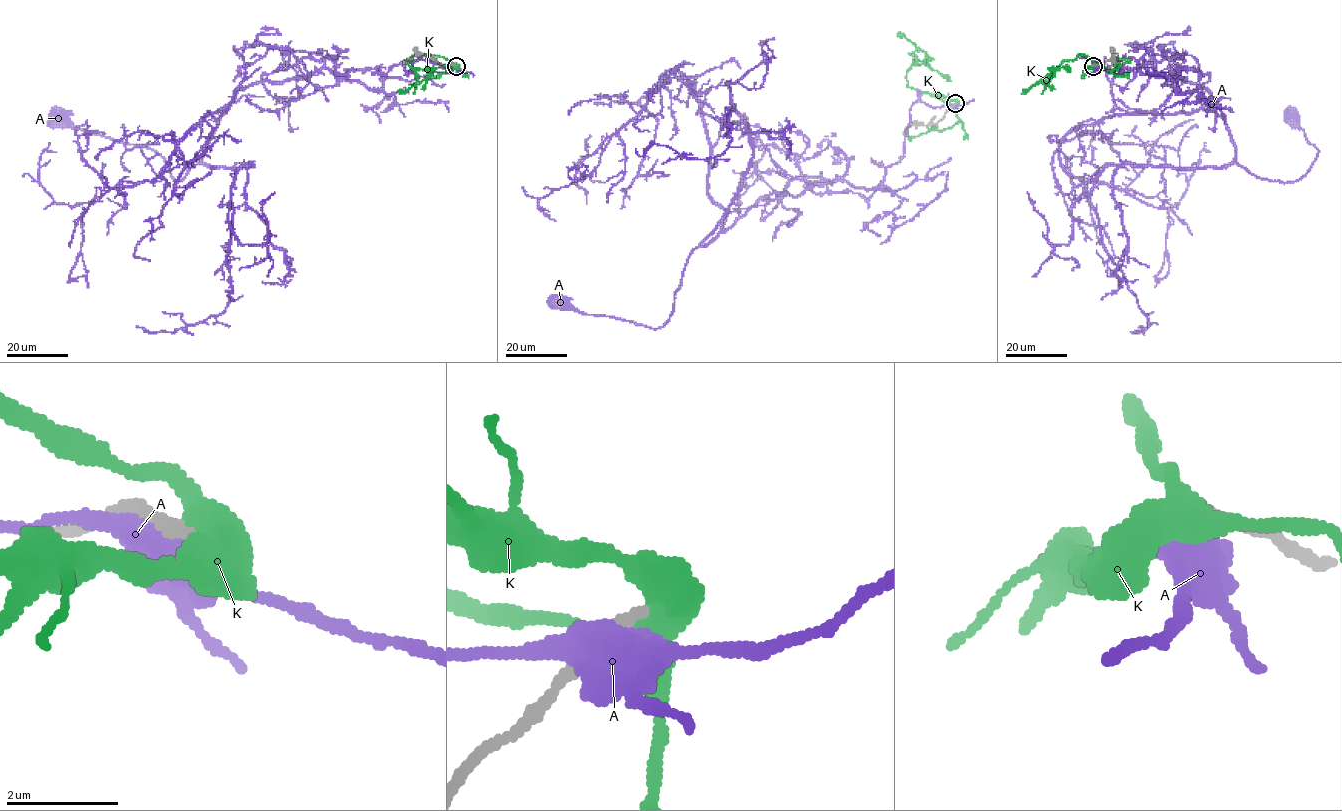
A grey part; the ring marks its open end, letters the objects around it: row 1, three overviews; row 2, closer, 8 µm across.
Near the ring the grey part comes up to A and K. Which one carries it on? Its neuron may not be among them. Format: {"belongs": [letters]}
{"belongs": []}

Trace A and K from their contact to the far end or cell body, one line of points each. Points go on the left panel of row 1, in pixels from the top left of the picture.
A: (454, 65), (399, 64), (379, 89), (326, 68), (256, 81), (175, 182), (152, 150), (59, 115)
K: (455, 65), (437, 55), (411, 55), (406, 62), (414, 68), (425, 69), (427, 76), (399, 93)

